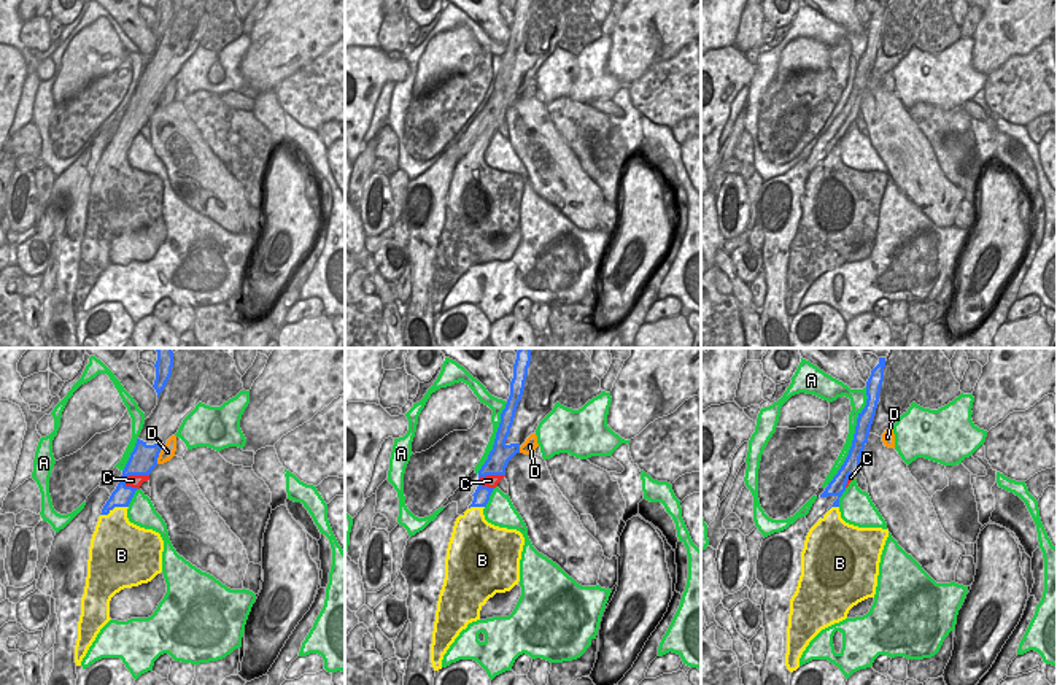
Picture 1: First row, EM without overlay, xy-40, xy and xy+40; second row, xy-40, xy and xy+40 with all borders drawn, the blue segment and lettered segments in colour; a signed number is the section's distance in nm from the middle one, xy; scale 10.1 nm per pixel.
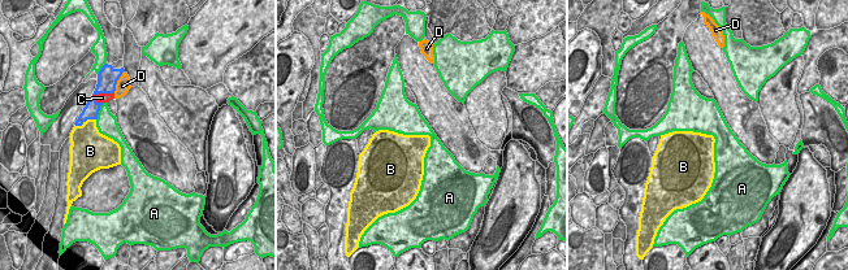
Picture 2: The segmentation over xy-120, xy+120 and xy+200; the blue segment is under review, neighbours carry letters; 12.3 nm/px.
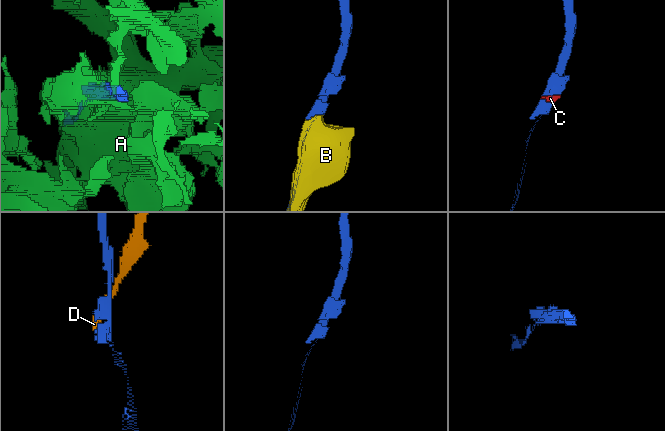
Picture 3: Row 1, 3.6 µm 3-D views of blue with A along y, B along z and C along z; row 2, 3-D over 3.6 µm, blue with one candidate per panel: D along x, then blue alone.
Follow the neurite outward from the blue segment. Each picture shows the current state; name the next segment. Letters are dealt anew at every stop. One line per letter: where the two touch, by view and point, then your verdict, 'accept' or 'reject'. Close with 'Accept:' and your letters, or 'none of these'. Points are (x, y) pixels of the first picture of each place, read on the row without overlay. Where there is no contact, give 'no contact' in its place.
A: meets blue in xy+40 at (854, 80); reject
B: meets blue in xy-40 at (113, 151); reject
C: meets blue in xy-40 at (134, 118); reject
D: meets blue in xy-40 at (158, 99); reject
Accept: none of these

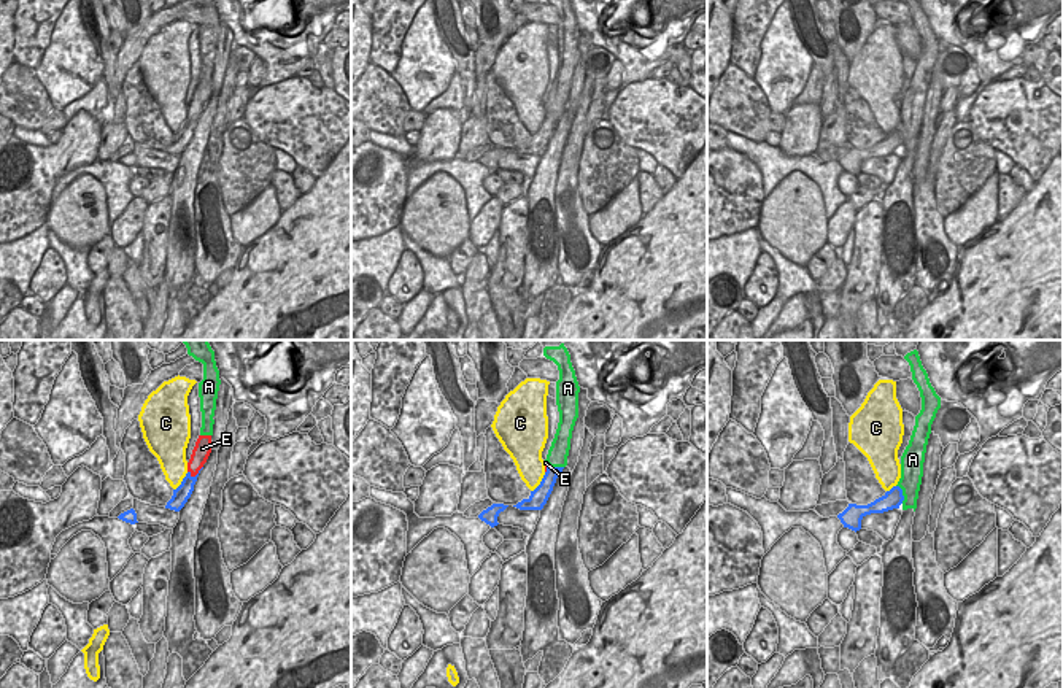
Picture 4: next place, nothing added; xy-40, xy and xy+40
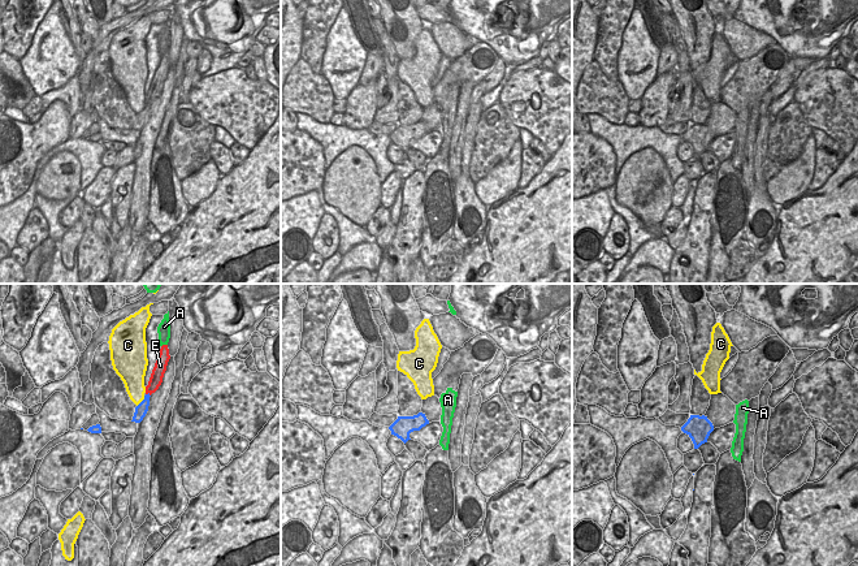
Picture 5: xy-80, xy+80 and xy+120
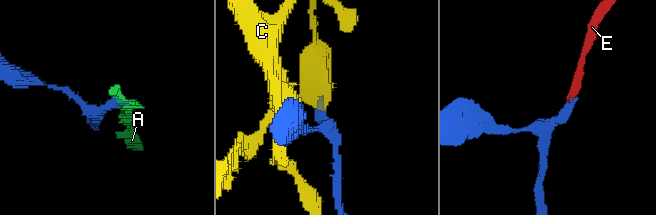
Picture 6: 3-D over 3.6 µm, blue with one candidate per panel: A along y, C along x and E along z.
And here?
A: meets blue in xy+40 at (901, 139); reject
C: meets blue in xy at (541, 126); reject
E: meets blue in xy-40 at (197, 118); accept
Accept: E

